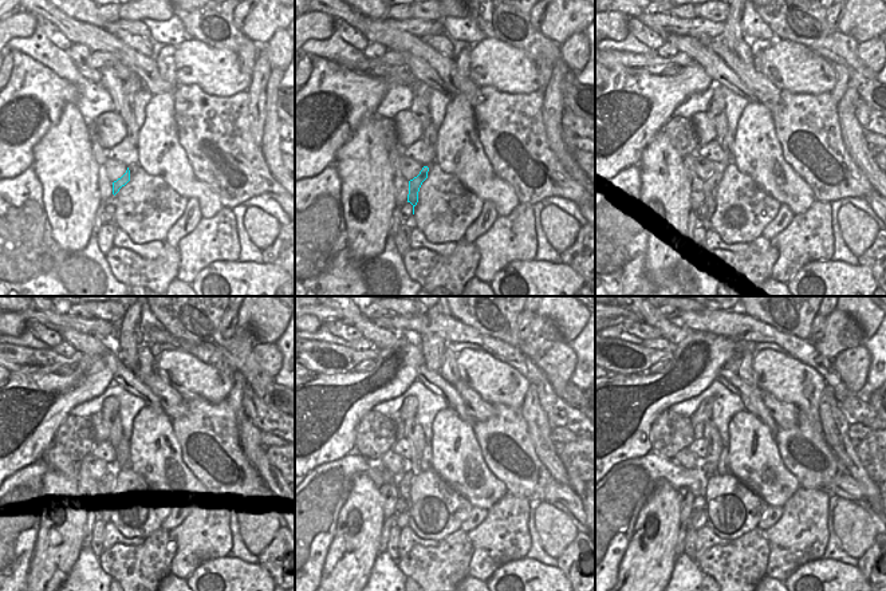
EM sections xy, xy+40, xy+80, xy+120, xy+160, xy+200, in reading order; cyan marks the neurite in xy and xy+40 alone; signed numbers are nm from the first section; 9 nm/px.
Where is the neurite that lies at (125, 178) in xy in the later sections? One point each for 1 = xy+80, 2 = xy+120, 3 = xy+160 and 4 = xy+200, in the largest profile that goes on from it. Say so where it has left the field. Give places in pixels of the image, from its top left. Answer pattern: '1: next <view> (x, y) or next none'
1: next xy+80 (711, 185)
2: next xy+120 (107, 483)
3: next xy+160 (405, 481)
4: next xy+200 (697, 520)

